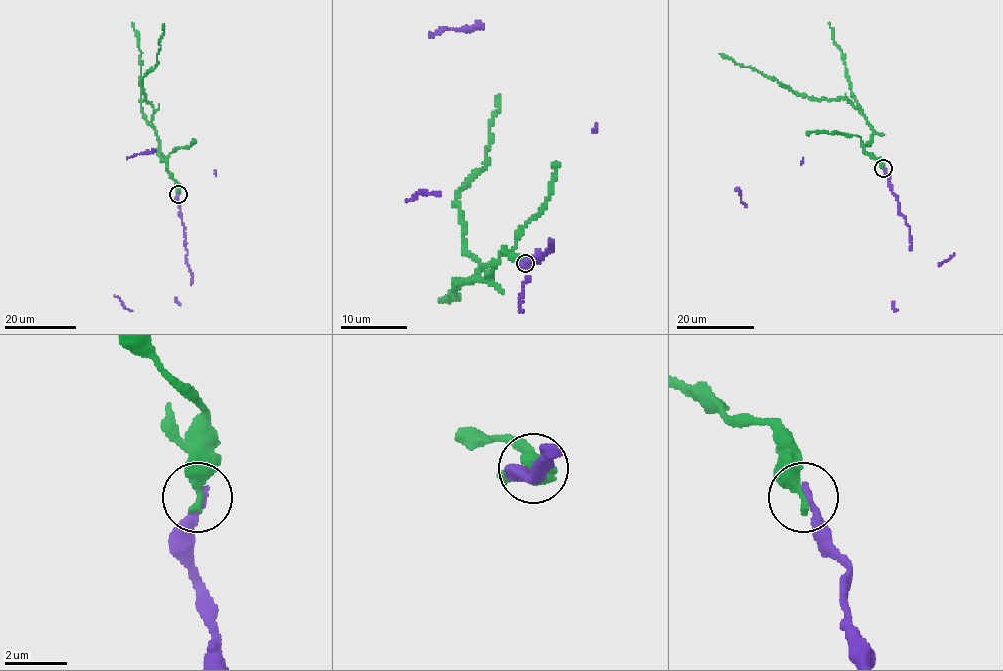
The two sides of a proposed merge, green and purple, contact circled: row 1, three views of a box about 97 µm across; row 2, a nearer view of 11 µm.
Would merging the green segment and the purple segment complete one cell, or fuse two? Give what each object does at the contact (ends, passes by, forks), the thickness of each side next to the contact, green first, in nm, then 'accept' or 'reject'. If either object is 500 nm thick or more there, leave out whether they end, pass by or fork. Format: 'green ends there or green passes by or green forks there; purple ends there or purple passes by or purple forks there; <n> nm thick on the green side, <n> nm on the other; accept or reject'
green ends there; purple ends there; 420 nm thick on the green side, 320 nm on the other; accept

